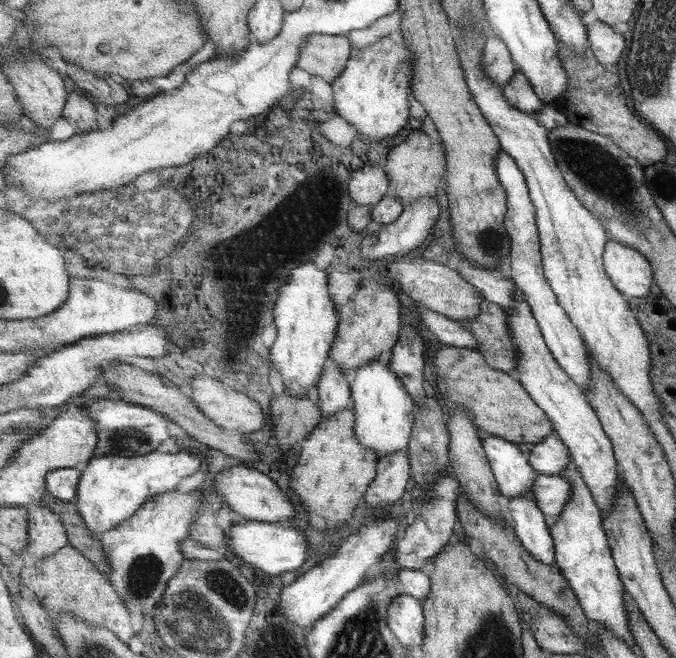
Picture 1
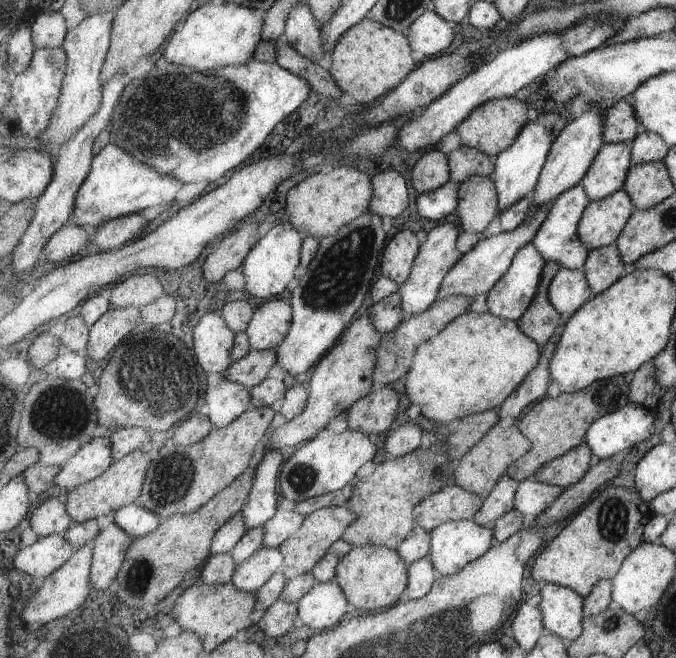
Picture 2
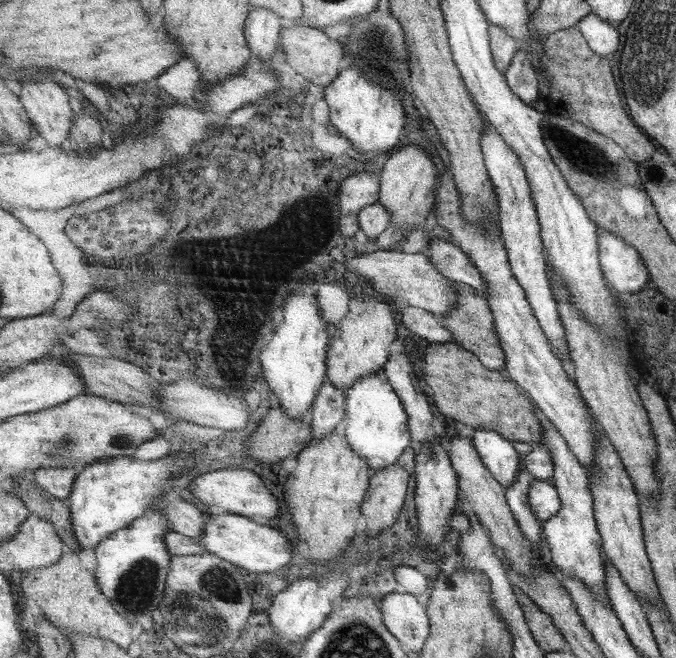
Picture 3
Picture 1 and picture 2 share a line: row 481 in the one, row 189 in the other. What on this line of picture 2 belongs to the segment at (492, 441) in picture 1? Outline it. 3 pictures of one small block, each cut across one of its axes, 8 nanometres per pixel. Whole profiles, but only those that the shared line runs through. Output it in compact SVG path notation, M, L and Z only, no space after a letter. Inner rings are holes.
M539 116L535 121L529 121L523 130L519 132L513 146L498 154L495 165L495 172L490 176L494 179L499 194L499 212L503 213L505 208L511 208L515 202L519 202L525 196L532 194L539 184L542 176L543 167L549 160L549 154L553 150L556 136L552 130L545 128Z

